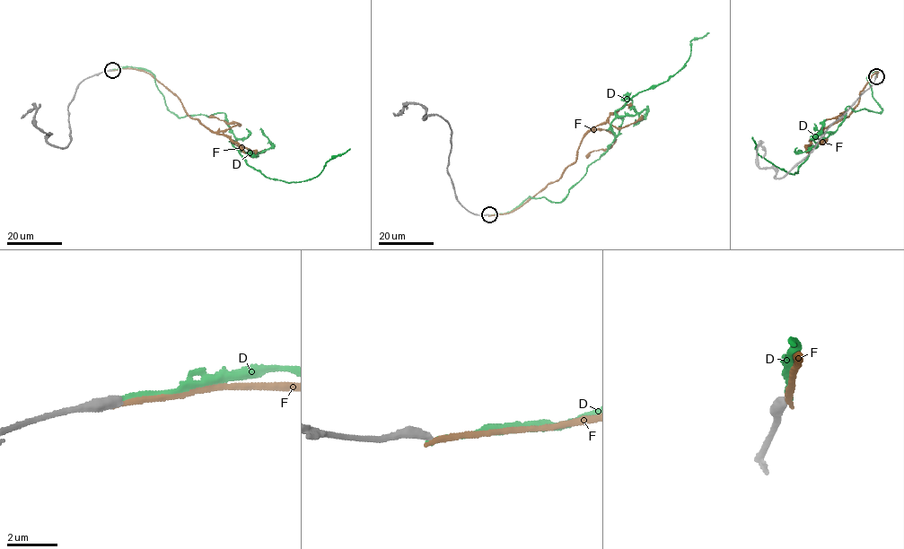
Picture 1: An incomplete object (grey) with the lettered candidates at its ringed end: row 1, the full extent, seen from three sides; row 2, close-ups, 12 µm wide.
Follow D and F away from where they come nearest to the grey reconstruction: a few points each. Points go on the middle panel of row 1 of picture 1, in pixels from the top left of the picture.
D: (488, 215), (530, 196), (561, 202), (614, 139), (616, 110), (666, 82), (688, 59), (690, 42), (708, 32)
F: (489, 215), (508, 213), (560, 178), (575, 161), (582, 138), (589, 132), (611, 133), (615, 143), (587, 158)

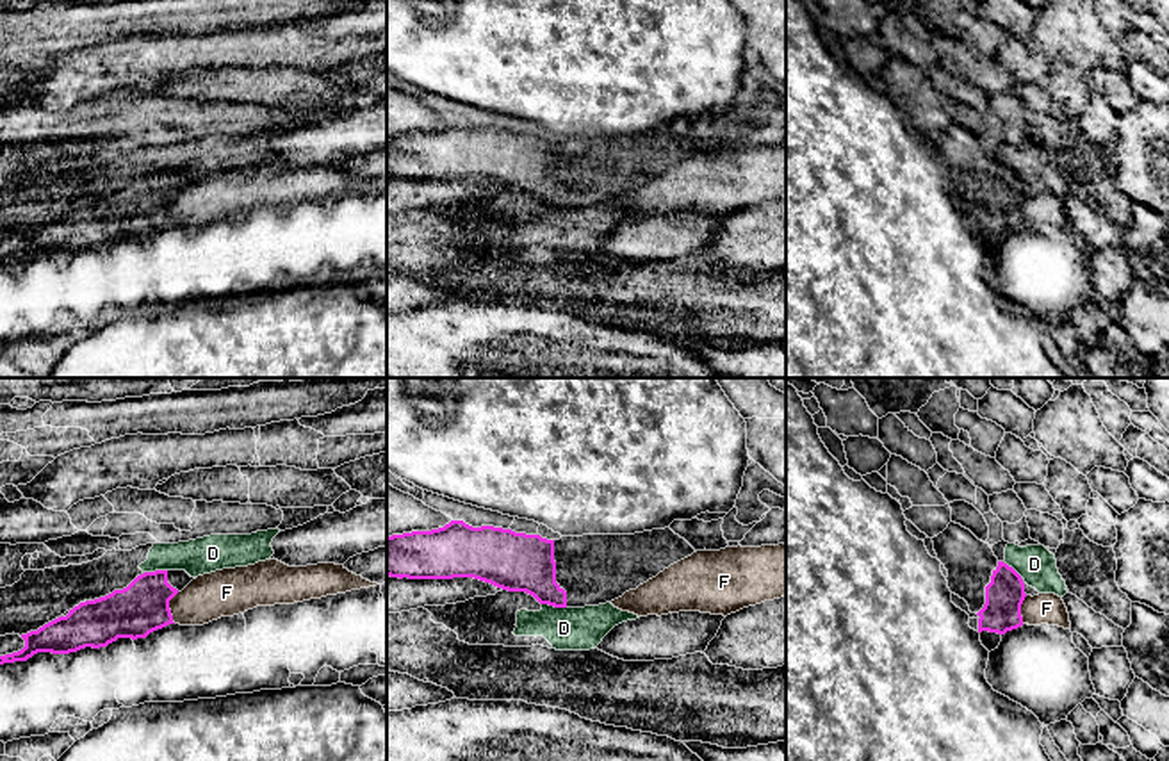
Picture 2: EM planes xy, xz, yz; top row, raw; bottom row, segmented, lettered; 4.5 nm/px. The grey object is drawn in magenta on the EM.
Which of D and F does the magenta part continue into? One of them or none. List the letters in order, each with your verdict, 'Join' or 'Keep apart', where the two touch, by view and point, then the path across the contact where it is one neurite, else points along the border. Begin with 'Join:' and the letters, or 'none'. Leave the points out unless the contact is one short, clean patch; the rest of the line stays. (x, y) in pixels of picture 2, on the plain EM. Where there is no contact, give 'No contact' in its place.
Join: none
D: Keep apart. Touches magenta at xz (555, 207). Boundary: xz (542, 204), (565, 209)
F: Keep apart. Touches magenta at xy (168, 209). Boundary: xy (179, 193), (170, 202), (173, 223)

